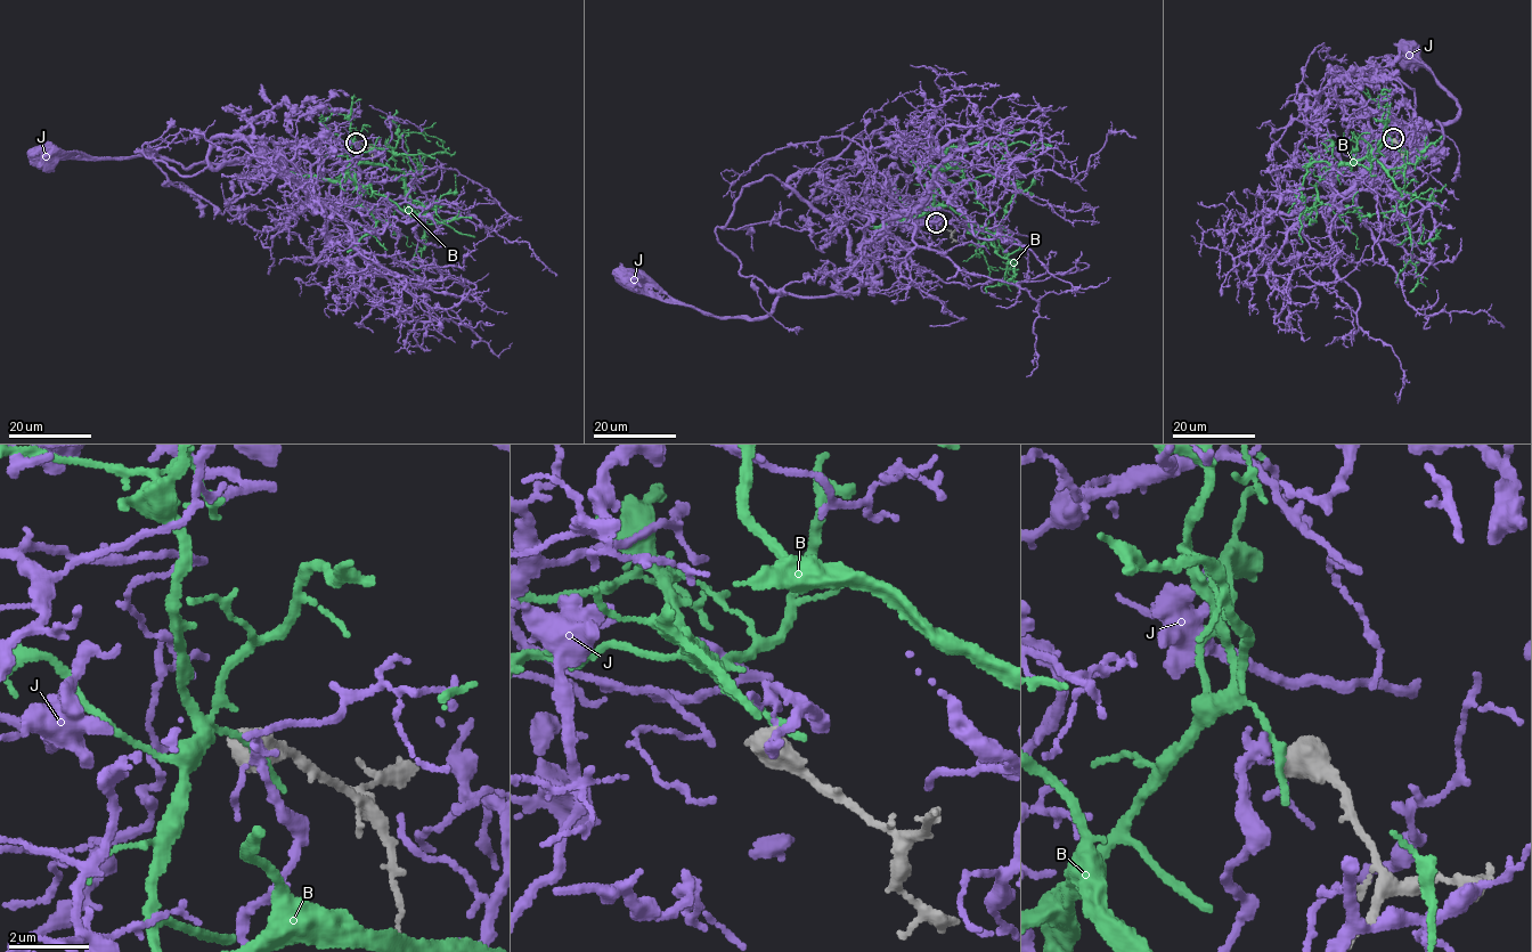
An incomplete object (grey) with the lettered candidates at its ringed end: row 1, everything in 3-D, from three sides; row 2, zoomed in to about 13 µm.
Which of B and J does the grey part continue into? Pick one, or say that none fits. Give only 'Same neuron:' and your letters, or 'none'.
Same neuron: none

